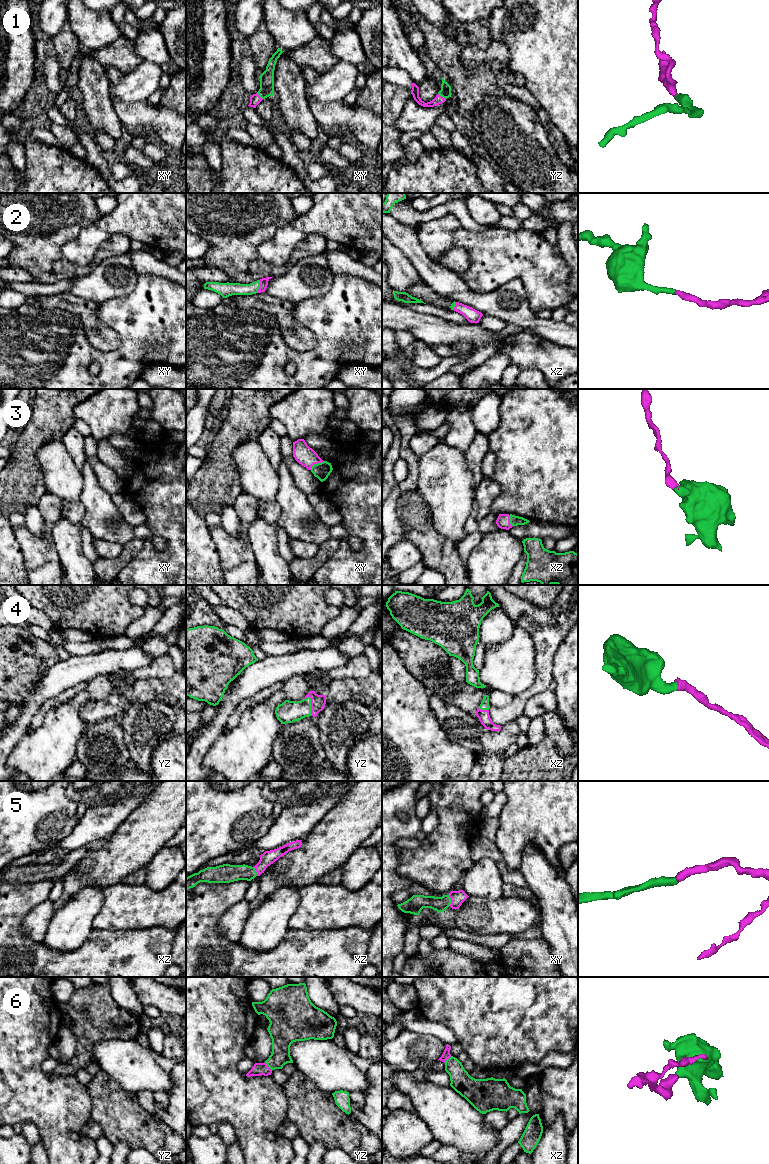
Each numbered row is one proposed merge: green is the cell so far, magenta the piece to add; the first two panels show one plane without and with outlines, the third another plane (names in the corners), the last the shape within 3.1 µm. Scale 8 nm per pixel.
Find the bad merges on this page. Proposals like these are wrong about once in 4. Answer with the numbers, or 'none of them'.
none of them

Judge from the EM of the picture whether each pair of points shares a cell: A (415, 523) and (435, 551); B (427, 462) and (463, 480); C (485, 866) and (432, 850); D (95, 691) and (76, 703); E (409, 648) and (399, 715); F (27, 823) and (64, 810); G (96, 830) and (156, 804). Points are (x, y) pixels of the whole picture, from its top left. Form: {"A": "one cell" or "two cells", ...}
{"A": "one cell", "B": "one cell", "C": "two cells", "D": "two cells", "E": "two cells", "F": "one cell", "G": "two cells"}

